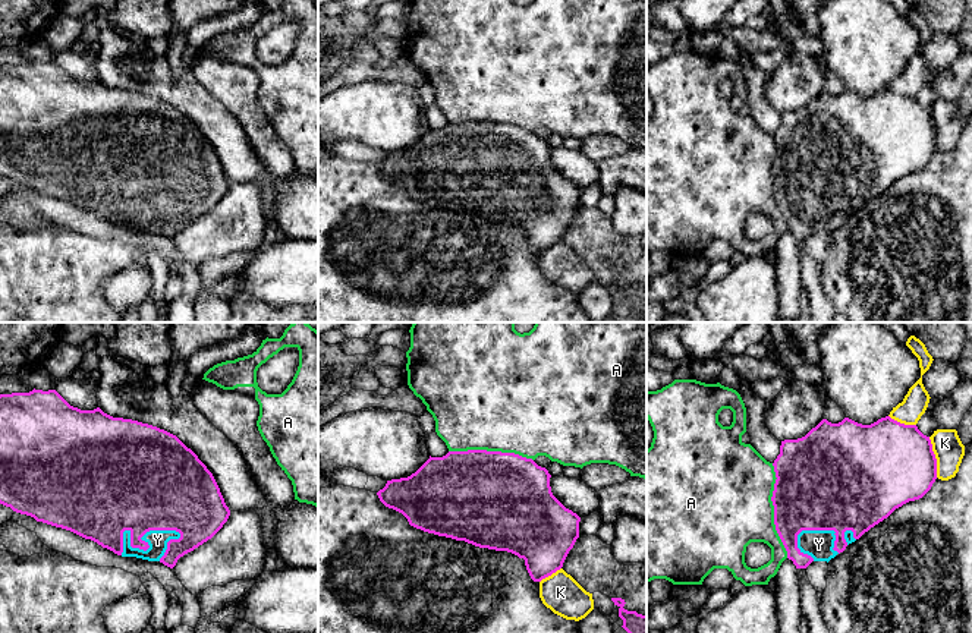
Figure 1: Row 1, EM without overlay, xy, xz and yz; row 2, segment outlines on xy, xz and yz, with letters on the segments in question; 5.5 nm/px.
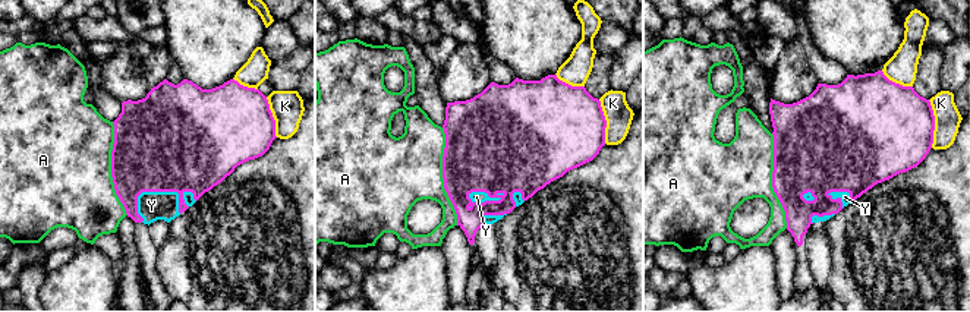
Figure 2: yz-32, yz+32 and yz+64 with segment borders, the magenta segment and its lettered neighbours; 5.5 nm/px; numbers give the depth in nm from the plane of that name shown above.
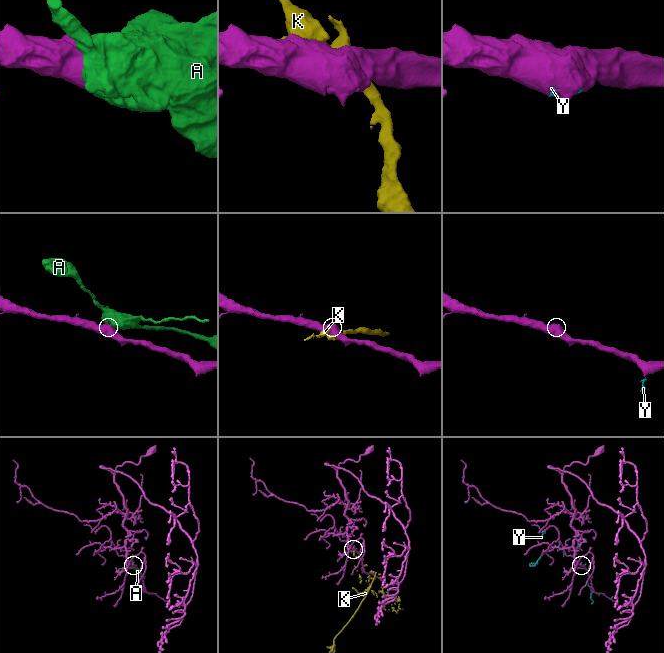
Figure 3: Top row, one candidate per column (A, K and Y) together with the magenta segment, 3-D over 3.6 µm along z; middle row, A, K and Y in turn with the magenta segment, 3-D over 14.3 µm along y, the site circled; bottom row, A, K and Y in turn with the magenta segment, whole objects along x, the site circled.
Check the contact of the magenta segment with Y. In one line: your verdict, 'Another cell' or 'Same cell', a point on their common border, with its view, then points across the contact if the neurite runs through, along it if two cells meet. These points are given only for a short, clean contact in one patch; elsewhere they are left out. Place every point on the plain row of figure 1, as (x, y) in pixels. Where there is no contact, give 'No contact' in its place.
Same cell. Touches magenta at xy (142, 220)

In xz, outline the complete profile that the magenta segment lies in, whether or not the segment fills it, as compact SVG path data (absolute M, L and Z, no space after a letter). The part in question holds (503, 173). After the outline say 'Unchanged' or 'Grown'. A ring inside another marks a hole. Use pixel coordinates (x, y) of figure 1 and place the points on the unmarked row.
M449 123L443 129L430 127L408 149L387 152L377 167L416 201L523 230L531 251L541 253L563 239L579 210L581 193L553 167L550 149L545 139L515 125Z. Unchanged

